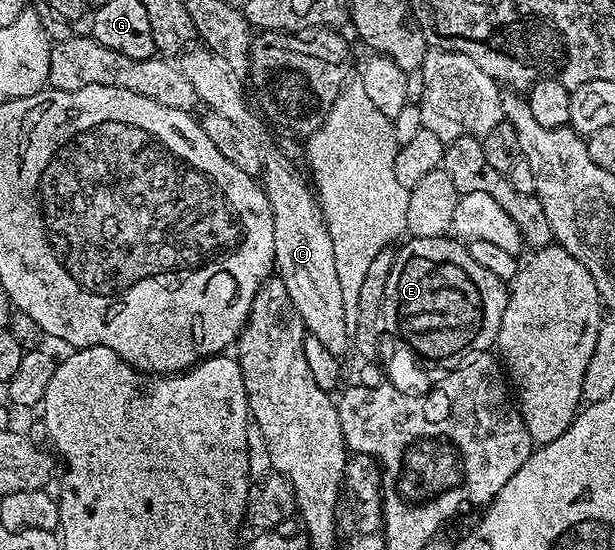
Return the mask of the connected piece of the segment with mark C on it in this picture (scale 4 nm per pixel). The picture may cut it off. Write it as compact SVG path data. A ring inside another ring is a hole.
M281 152L267 153L260 181L274 208L276 274L288 288L292 304L300 312L307 331L314 334L328 352L345 355L352 342L348 324L344 324L344 295L336 274L336 256L332 252L332 236L311 183L302 179L295 163Z

